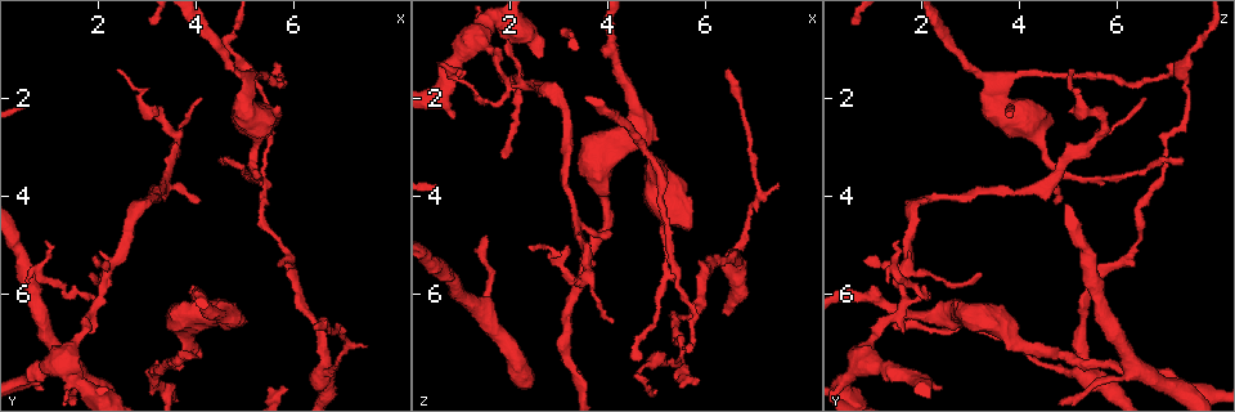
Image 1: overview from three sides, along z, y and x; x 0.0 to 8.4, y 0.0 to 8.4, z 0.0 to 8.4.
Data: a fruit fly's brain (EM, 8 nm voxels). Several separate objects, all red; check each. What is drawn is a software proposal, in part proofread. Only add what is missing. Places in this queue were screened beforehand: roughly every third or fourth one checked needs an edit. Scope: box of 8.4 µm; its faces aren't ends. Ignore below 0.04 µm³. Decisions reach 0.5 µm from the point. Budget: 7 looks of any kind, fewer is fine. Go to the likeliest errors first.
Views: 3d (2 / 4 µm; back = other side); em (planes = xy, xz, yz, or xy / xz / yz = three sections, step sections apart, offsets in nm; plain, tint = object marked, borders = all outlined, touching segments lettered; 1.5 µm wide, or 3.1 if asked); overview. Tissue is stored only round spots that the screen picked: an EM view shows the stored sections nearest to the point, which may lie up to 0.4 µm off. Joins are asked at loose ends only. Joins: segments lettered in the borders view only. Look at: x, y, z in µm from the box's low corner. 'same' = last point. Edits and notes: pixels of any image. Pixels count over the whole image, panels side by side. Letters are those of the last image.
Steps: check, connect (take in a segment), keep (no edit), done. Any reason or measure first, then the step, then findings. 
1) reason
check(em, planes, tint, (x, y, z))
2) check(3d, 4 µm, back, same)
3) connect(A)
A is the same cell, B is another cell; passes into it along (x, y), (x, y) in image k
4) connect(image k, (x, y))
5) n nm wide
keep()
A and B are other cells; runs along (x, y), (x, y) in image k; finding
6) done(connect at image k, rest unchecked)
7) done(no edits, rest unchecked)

an open end
check(3d, 4 µm, (0.85, 7.95, 2.45))

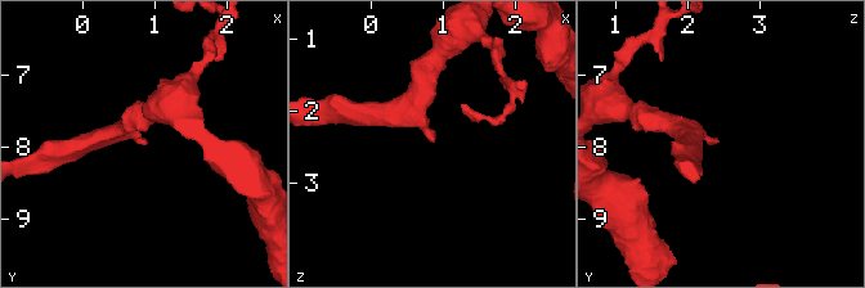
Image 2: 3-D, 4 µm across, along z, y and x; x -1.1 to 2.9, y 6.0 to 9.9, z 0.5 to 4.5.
check(em, planes, borders, (0.85, 7.95, 2.45))

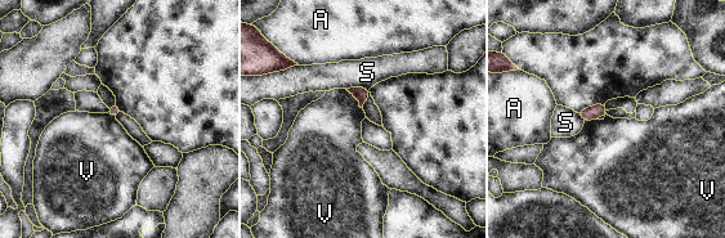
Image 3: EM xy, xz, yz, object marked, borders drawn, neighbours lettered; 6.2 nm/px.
V touches over 170 nm
keep()
A, S and V are other cells; border along (345, 89), (362, 108) in image 3; none of them fits

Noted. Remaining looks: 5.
thin end
check(3d, 2 µm, (6.45, 6.70, 1.45))

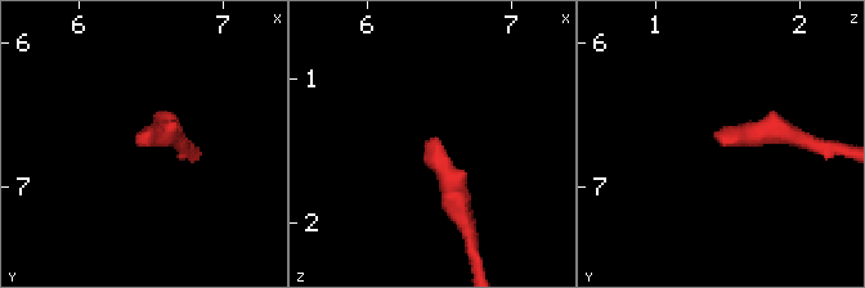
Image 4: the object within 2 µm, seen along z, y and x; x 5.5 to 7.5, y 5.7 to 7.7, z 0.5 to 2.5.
check(em, planes, tint, (6.46, 6.66, 1.42))

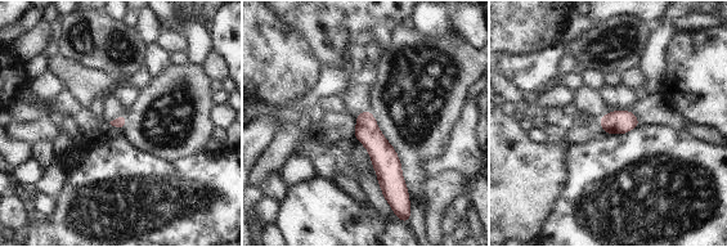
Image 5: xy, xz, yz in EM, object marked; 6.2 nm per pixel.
see the neighbours
check(em, planes, borders, same)

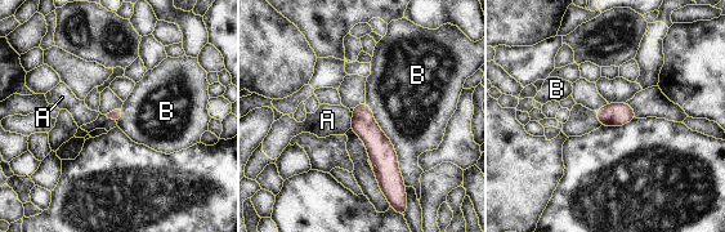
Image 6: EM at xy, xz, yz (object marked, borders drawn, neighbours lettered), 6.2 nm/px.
keep()
A and B are other cells; border along (365, 102), (393, 146), (404, 183) in image 6; no lettered segment goes on from it

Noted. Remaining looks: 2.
an open end
check(em, planes, borders, (4.10, 2.05, 6.60))

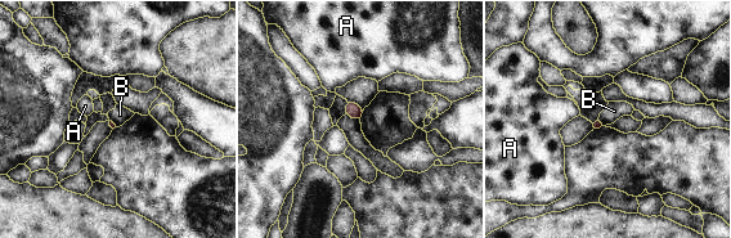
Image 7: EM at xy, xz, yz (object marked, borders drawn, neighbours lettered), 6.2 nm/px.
keep()
A and B are other cells; border along (599, 117), (605, 125) in image 7; no lettered segment goes on from it

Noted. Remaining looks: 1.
done(no edits, rest unchecked)

